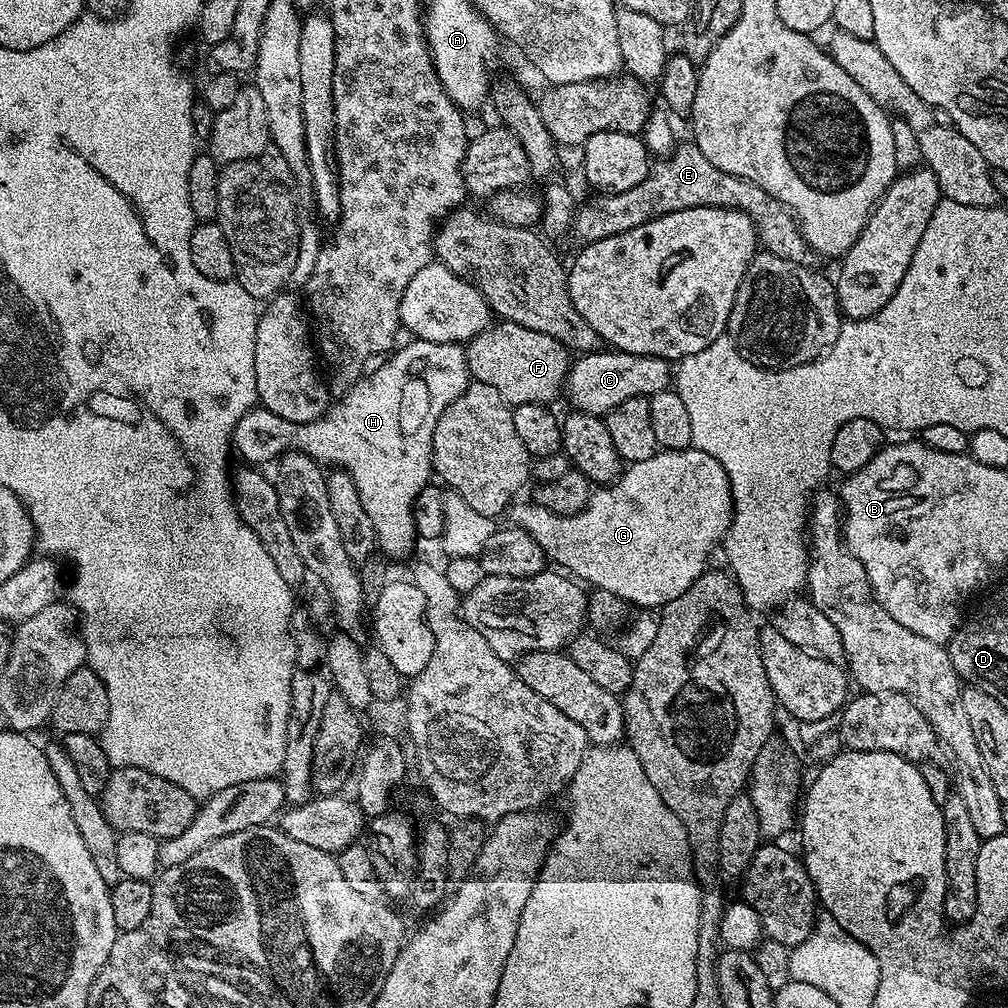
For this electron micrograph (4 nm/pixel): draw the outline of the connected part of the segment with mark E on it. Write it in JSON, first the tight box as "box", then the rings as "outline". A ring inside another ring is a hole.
{"box":[571,142,814,266],"outline":[[[694,142],[677,143],[671,154],[657,159],[649,167],[646,178],[642,178],[638,186],[630,186],[630,190],[621,192],[596,194],[593,200],[585,204],[583,201],[577,207],[571,235],[577,236],[584,244],[593,244],[602,238],[634,230],[634,226],[642,226],[687,208],[738,208],[754,222],[756,239],[763,251],[805,266],[813,263],[811,260],[814,260],[814,253],[804,241],[800,225],[791,209],[778,202],[778,198],[766,194],[762,186],[754,186],[754,182],[746,178],[718,170],[718,166],[714,166],[714,162],[710,162],[710,158],[706,158],[706,154],[702,154]]]}

